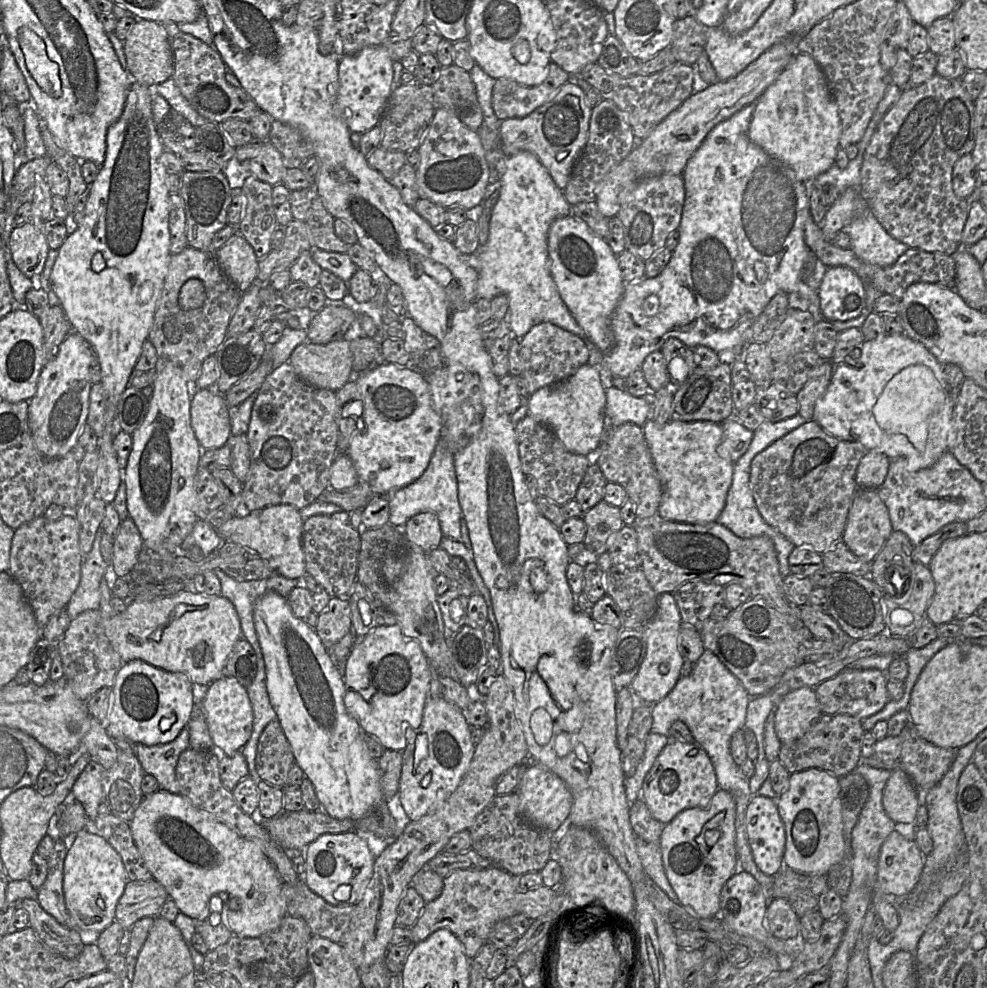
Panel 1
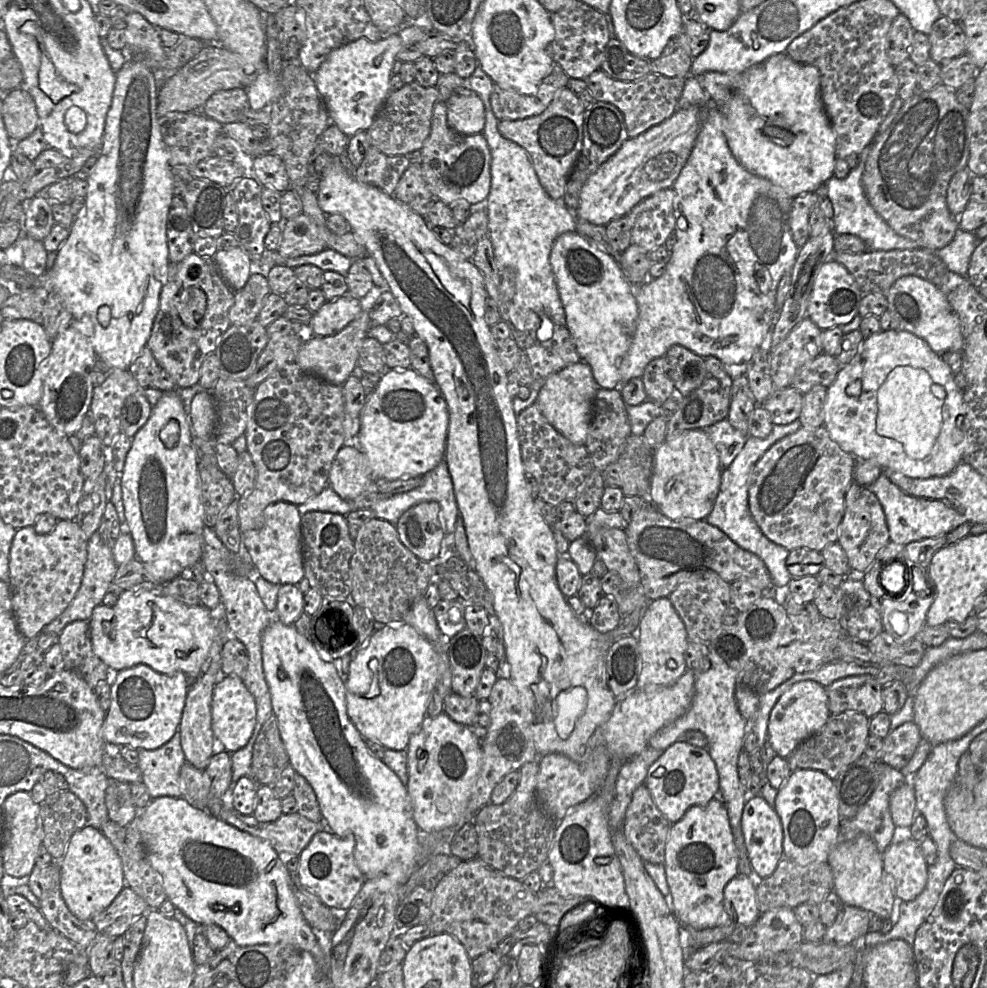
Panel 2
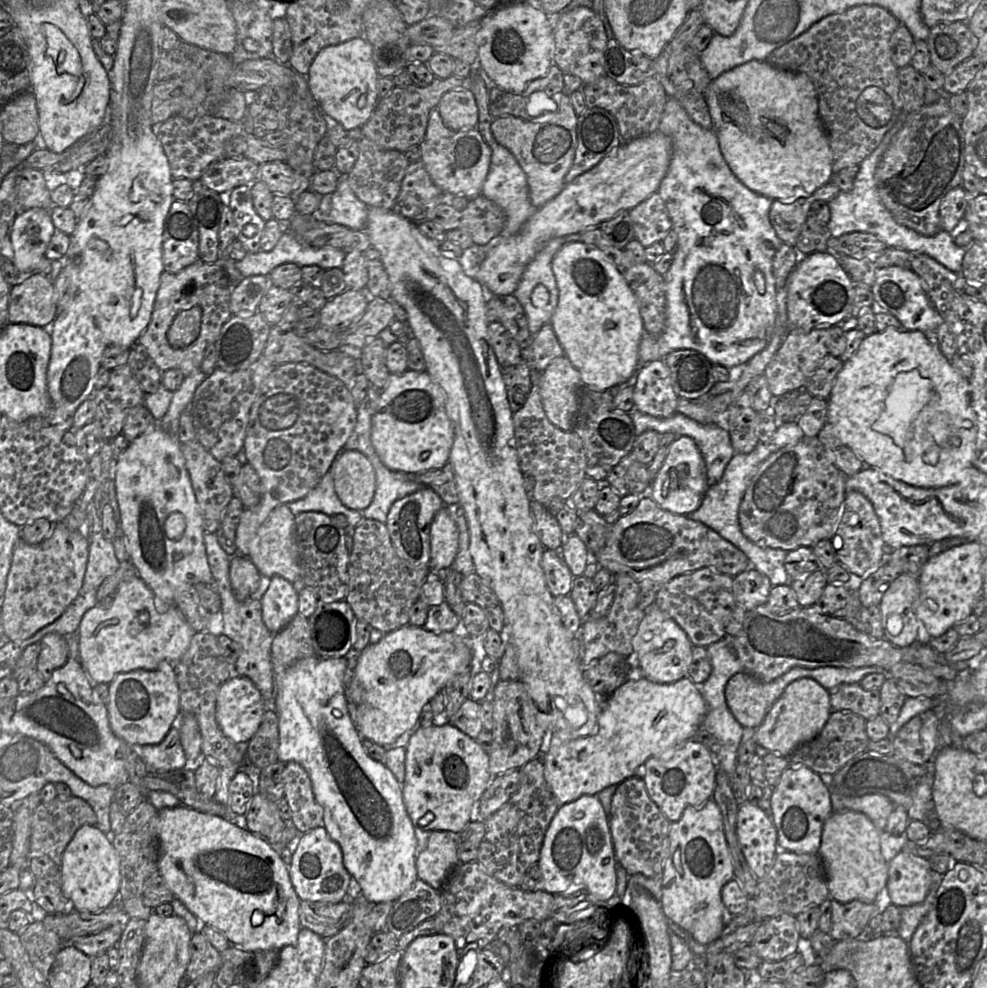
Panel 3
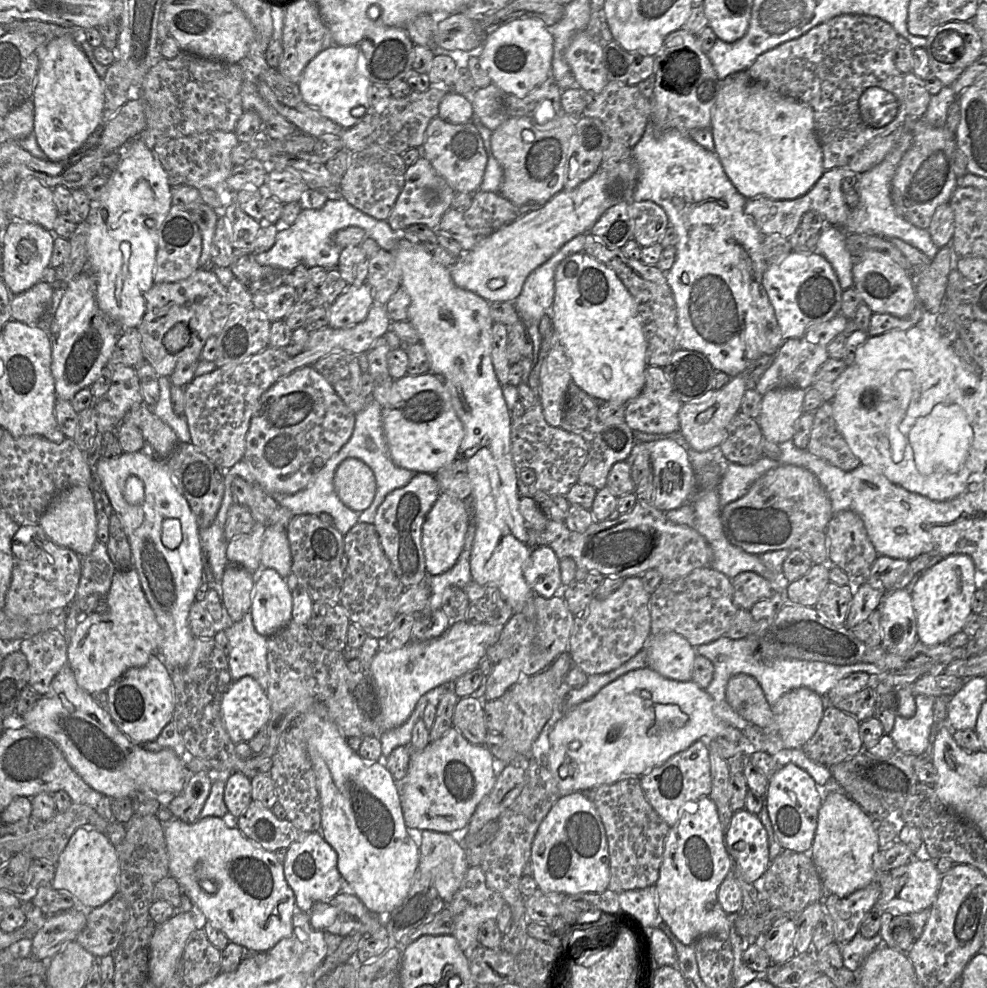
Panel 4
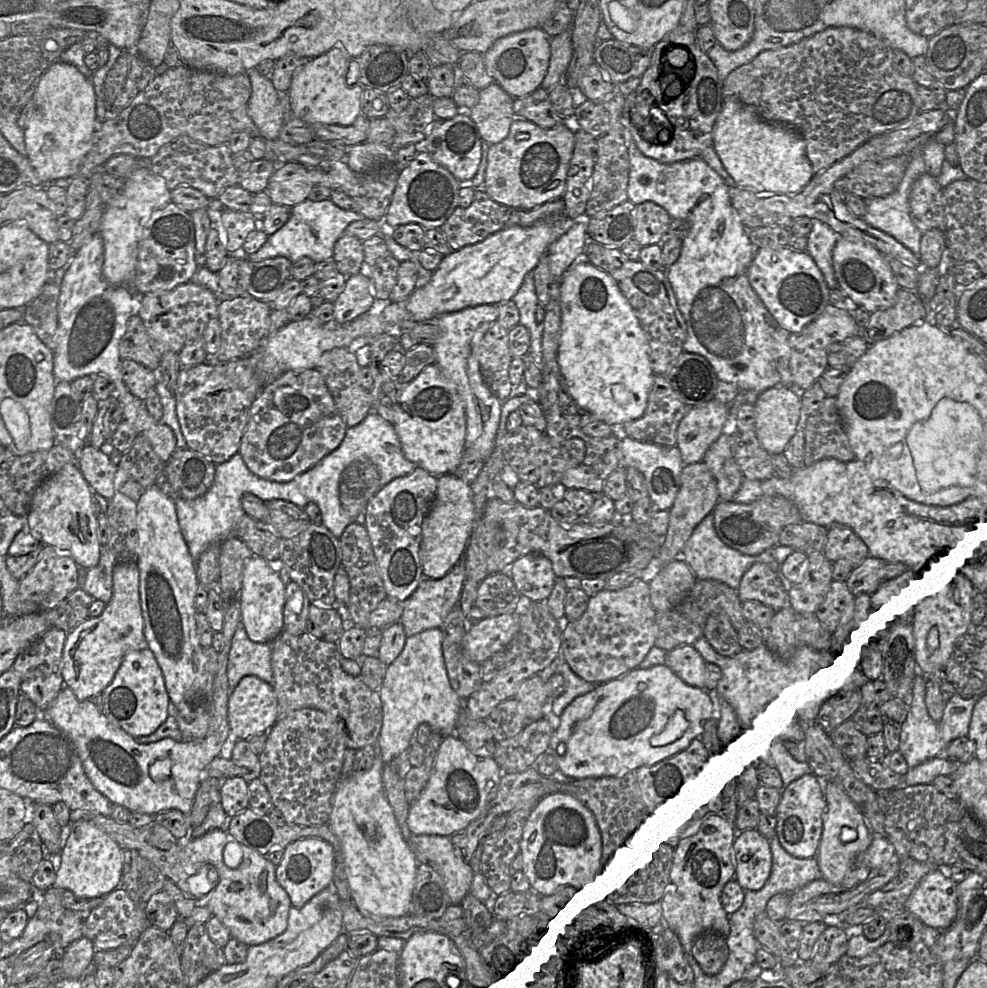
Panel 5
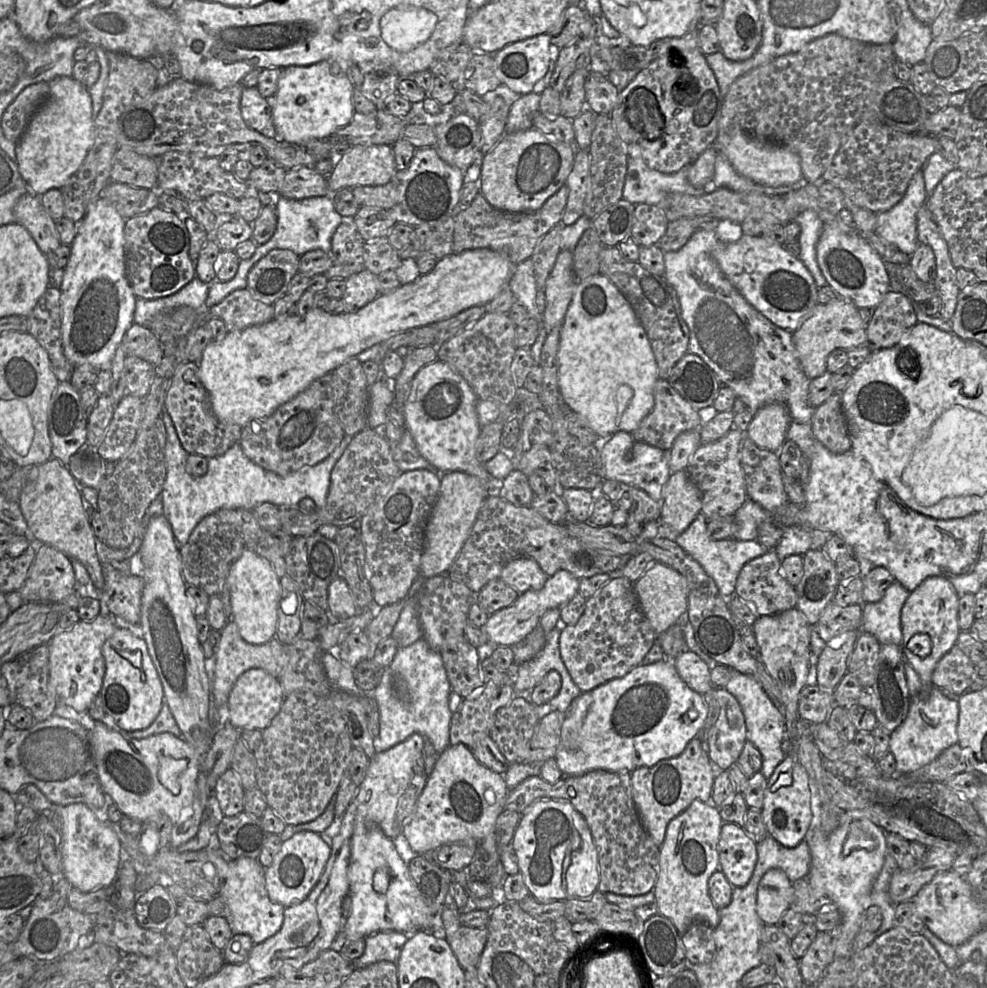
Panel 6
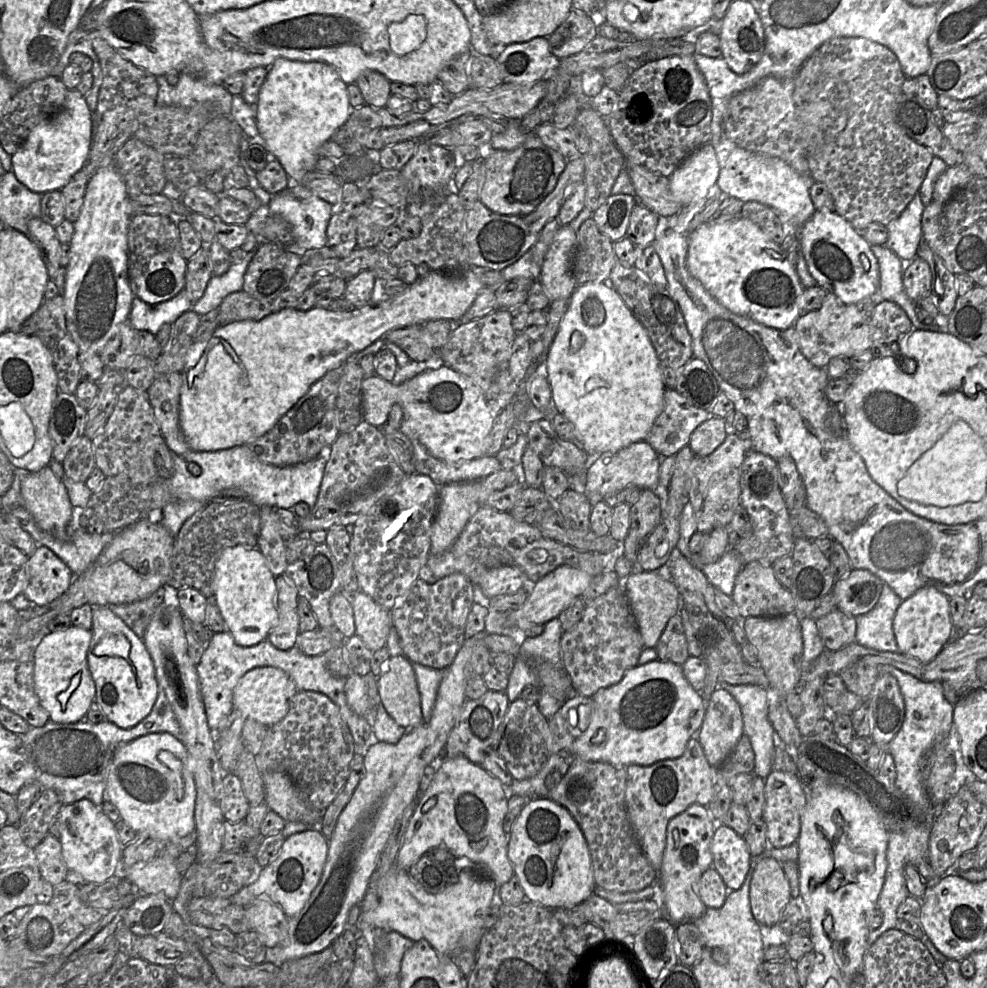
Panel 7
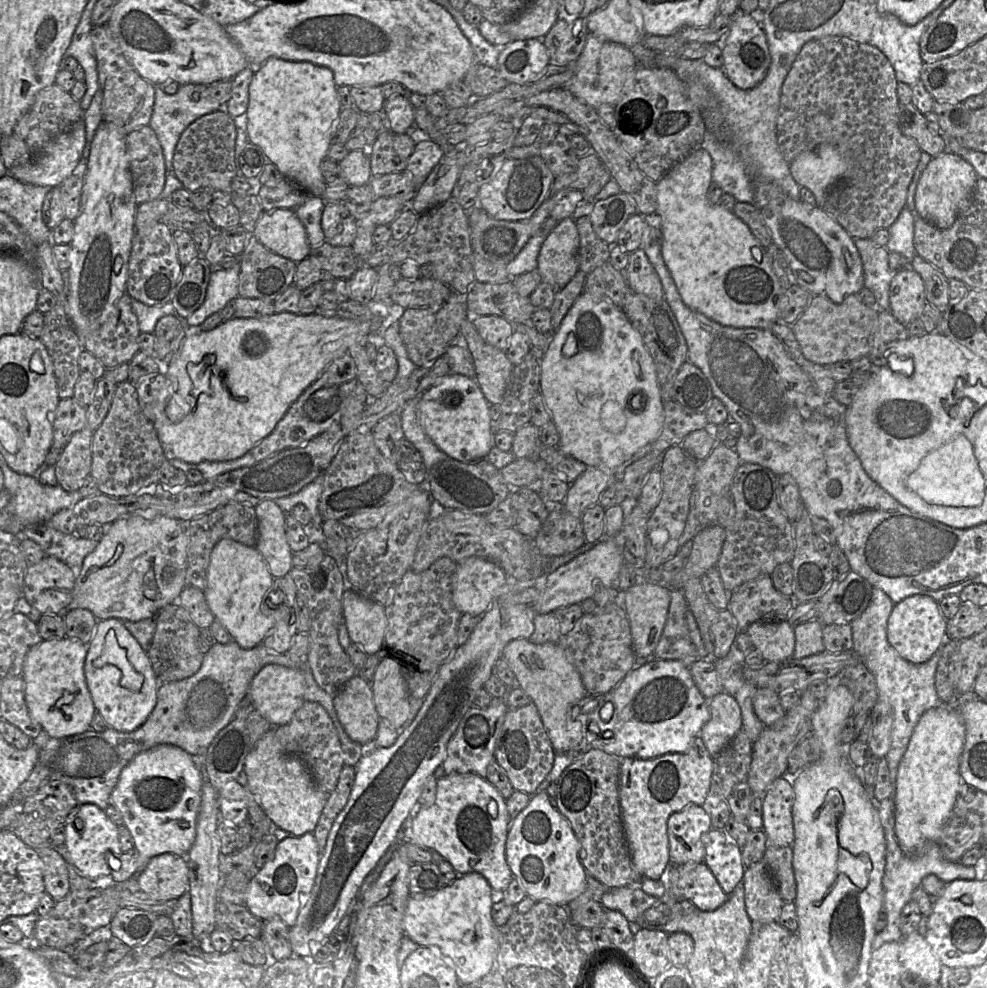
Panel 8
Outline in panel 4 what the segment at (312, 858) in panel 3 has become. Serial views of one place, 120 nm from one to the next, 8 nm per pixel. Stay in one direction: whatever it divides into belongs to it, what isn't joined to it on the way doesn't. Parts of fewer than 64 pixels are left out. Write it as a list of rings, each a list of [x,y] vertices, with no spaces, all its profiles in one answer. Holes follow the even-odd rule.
[[[321,832],[306,833],[289,846],[283,868],[285,879],[295,895],[296,910],[310,912],[316,902],[329,901],[341,892],[343,878],[337,865],[338,854]]]

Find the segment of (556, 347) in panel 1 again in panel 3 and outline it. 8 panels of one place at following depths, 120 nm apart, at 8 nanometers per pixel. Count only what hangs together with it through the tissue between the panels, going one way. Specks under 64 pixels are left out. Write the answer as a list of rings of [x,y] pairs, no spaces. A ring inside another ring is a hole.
[[[545,324],[533,334],[530,345],[522,349],[522,359],[531,370],[543,372],[557,357],[565,355],[551,324]]]

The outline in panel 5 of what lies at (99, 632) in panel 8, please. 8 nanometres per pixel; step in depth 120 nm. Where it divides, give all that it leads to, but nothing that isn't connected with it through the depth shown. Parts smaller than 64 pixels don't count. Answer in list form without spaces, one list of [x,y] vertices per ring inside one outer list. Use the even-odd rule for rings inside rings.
[[[150,648],[126,653],[111,683],[102,692],[105,715],[132,737],[149,736],[169,716],[169,695],[162,670]]]

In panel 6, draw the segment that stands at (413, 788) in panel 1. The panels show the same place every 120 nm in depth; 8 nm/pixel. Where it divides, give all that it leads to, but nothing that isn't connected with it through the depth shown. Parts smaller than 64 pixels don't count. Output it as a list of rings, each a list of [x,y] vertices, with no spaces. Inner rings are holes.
[[[464,744],[449,745],[438,756],[402,833],[416,855],[430,854],[444,844],[458,841],[475,840],[480,844],[495,832],[495,824],[504,810],[508,793],[504,774],[481,764]]]

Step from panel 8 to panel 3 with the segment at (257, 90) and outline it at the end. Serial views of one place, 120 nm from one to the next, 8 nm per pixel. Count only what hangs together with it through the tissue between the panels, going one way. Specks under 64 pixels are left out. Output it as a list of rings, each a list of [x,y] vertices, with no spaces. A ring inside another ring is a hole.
[[[364,37],[322,49],[314,58],[307,75],[309,90],[323,113],[332,123],[338,123],[346,130],[361,128],[372,116],[380,100],[378,79],[372,45]]]

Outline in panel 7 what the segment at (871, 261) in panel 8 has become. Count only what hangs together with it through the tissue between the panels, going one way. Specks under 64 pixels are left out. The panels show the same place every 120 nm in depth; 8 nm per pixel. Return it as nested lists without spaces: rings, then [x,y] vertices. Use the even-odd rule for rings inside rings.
[[[871,245],[871,251],[879,264],[878,297],[898,304],[906,312],[914,330],[947,333],[948,326],[935,323],[926,325],[918,320],[916,304],[907,296],[903,286],[903,261],[886,245]]]

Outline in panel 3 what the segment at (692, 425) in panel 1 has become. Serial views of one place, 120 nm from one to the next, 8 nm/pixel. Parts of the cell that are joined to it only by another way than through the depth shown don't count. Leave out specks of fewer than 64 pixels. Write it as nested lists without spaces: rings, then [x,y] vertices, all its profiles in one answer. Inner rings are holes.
[[[678,436],[670,445],[648,495],[660,508],[674,514],[687,515],[700,507],[709,487],[705,462],[697,444],[688,436]]]

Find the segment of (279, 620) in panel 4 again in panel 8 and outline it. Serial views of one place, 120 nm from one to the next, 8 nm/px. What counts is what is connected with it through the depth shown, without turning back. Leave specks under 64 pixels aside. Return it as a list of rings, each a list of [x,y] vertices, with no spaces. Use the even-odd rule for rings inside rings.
[[[232,539],[220,540],[211,552],[204,595],[207,604],[237,644],[250,649],[261,645],[275,620],[263,611],[267,593],[274,582],[268,565],[256,546],[246,546]]]

